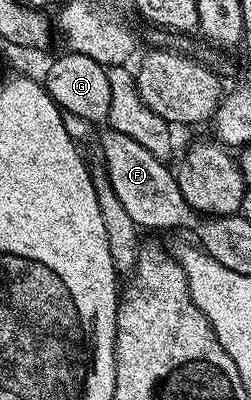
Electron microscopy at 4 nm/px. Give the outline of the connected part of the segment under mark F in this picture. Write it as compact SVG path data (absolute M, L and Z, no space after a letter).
M110 127L101 130L103 131L99 143L102 146L104 157L102 160L108 171L108 178L111 179L119 203L123 204L127 215L131 216L138 228L142 230L175 229L183 226L187 229L194 228L198 216L183 199L174 170L128 135Z

